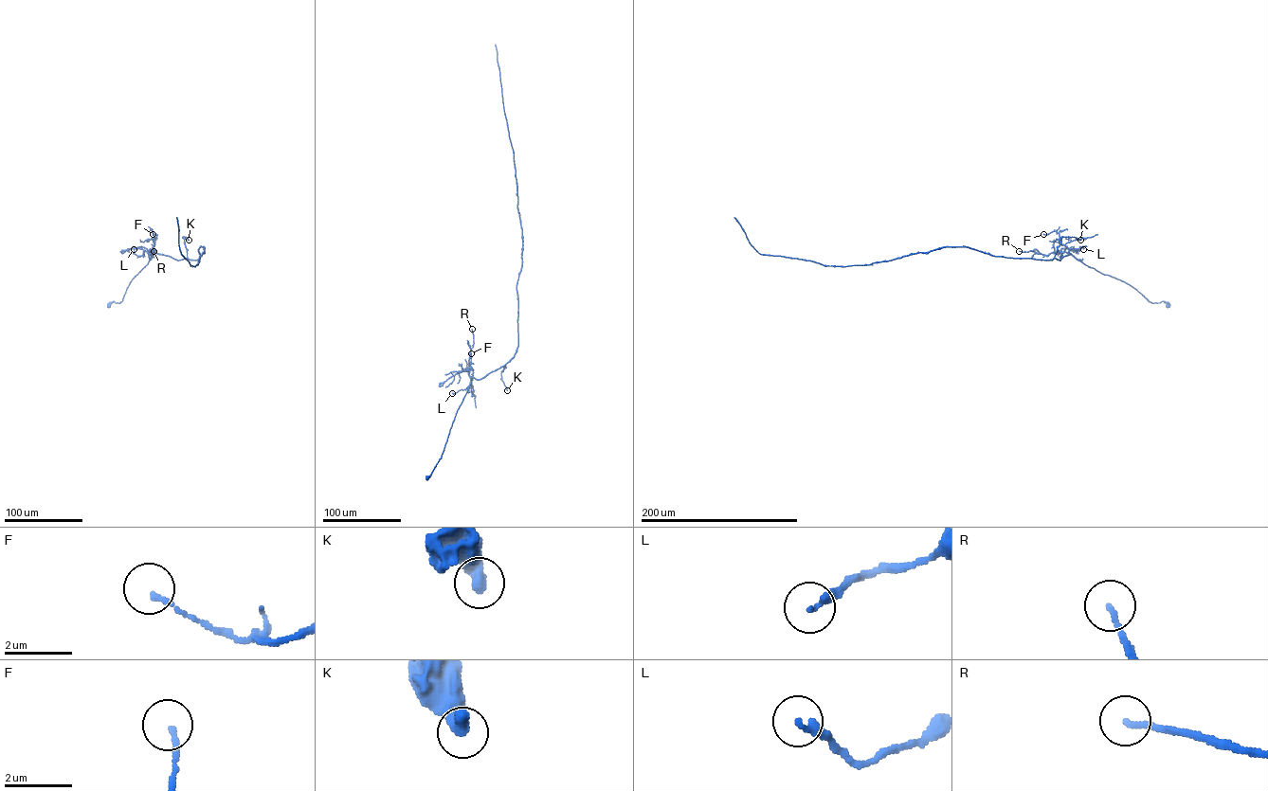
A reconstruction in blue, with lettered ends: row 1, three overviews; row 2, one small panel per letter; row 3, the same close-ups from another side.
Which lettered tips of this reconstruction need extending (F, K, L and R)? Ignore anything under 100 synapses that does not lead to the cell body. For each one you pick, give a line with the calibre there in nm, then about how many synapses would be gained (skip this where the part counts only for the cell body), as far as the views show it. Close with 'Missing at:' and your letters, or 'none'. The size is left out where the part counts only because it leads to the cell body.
Missing at: none

